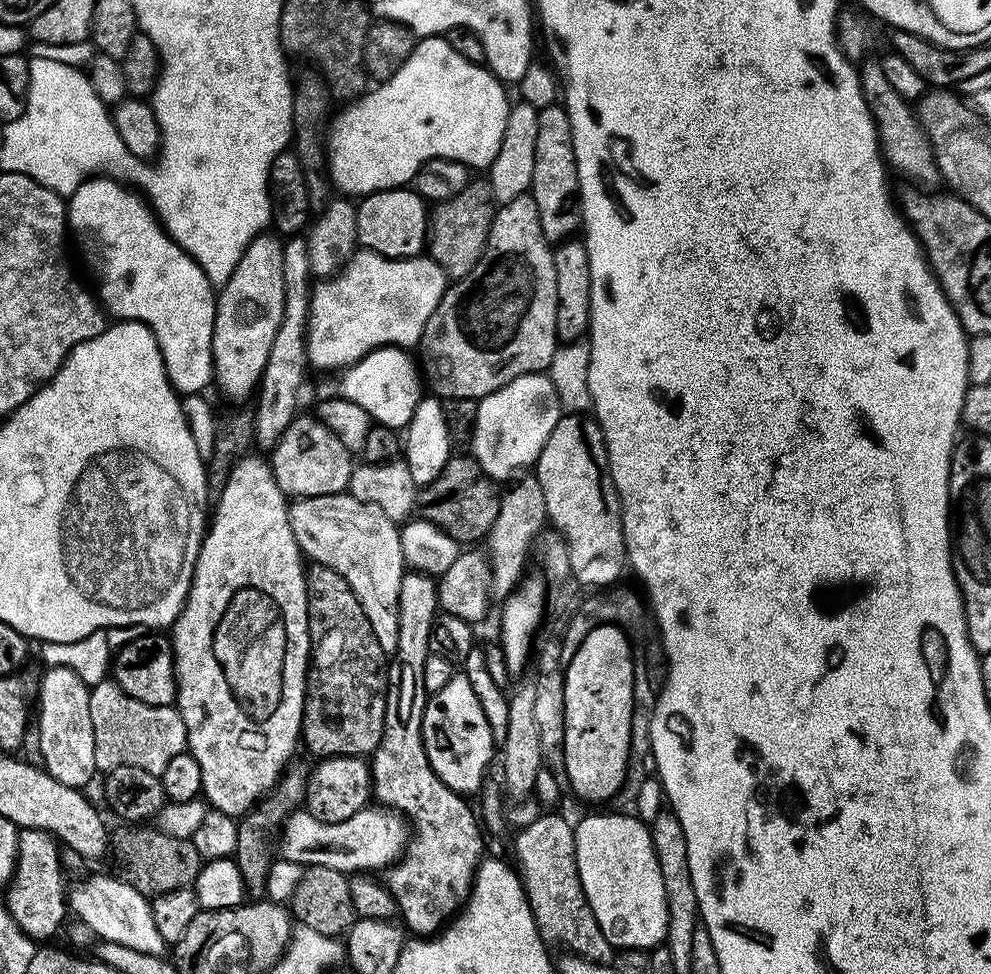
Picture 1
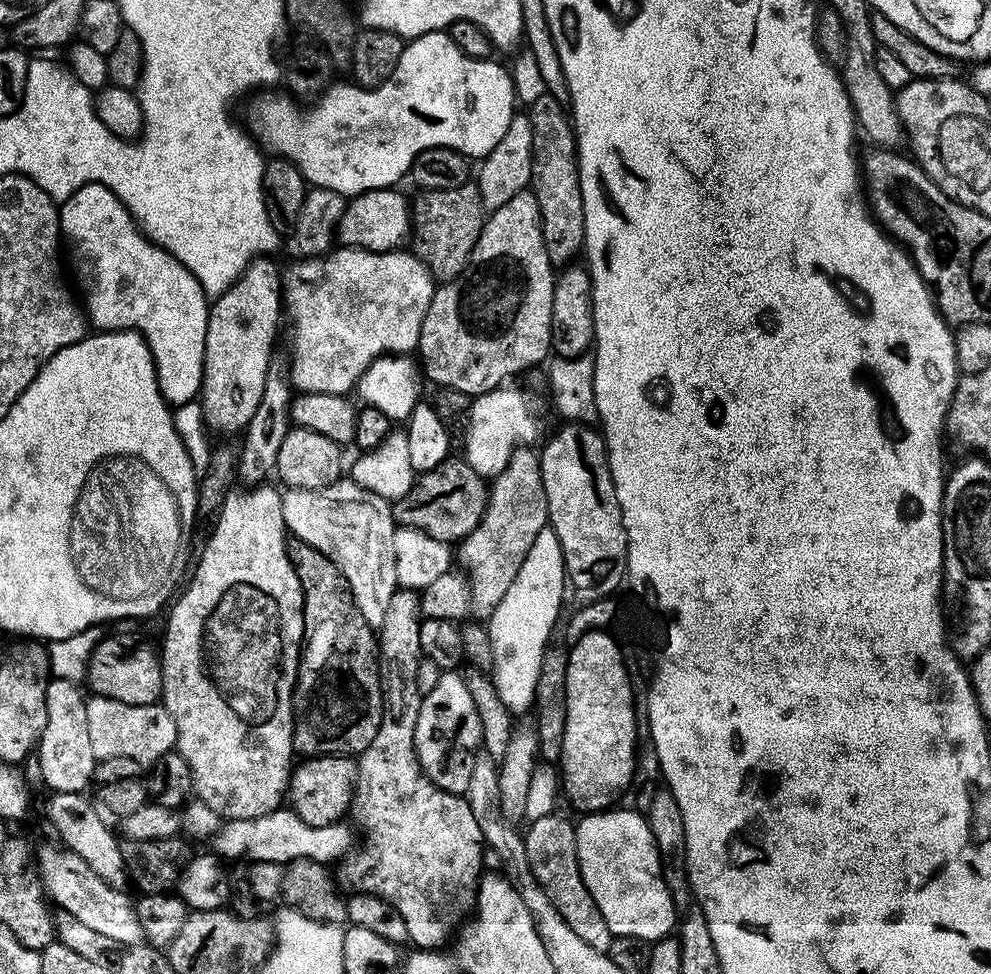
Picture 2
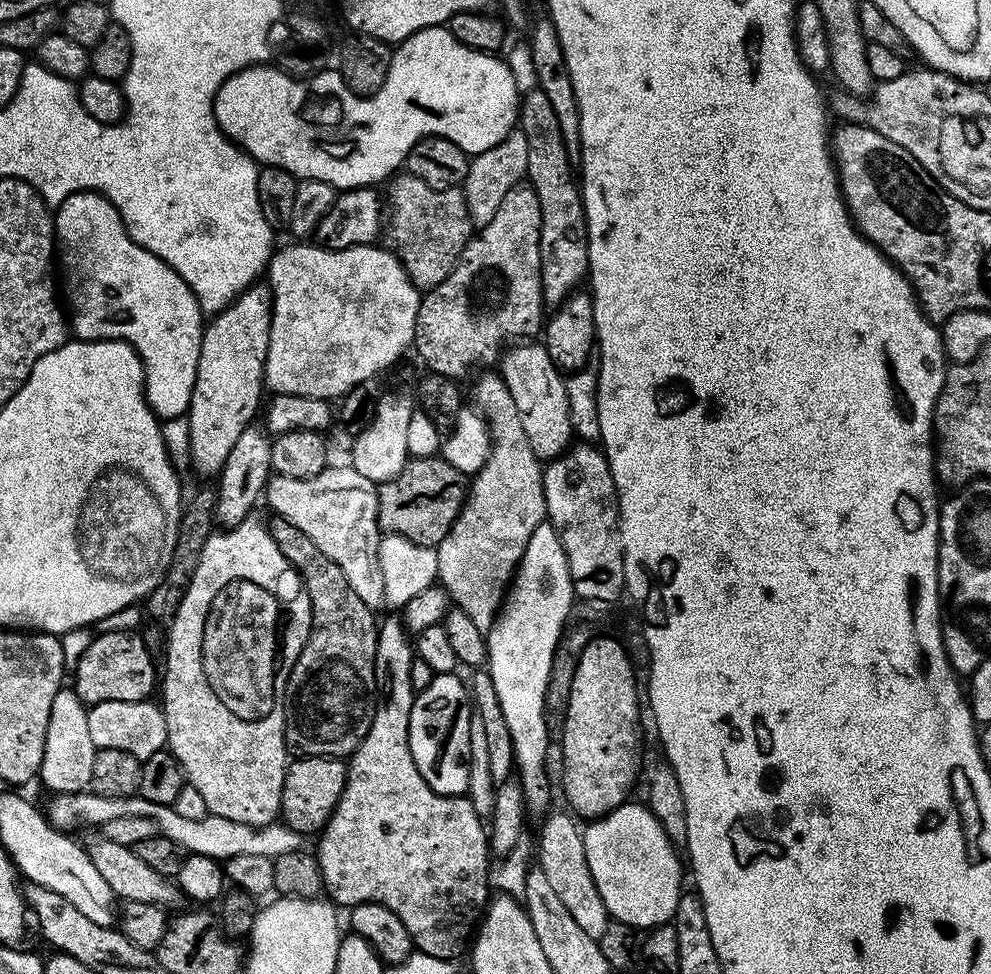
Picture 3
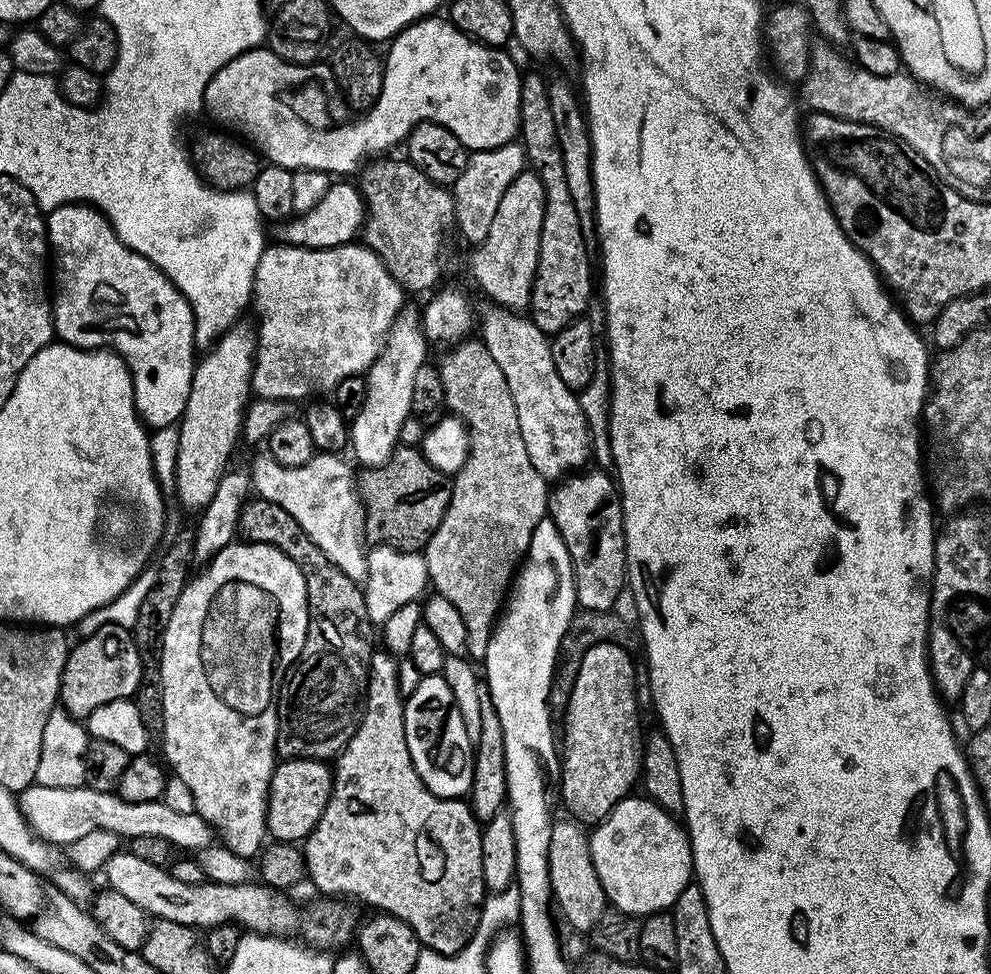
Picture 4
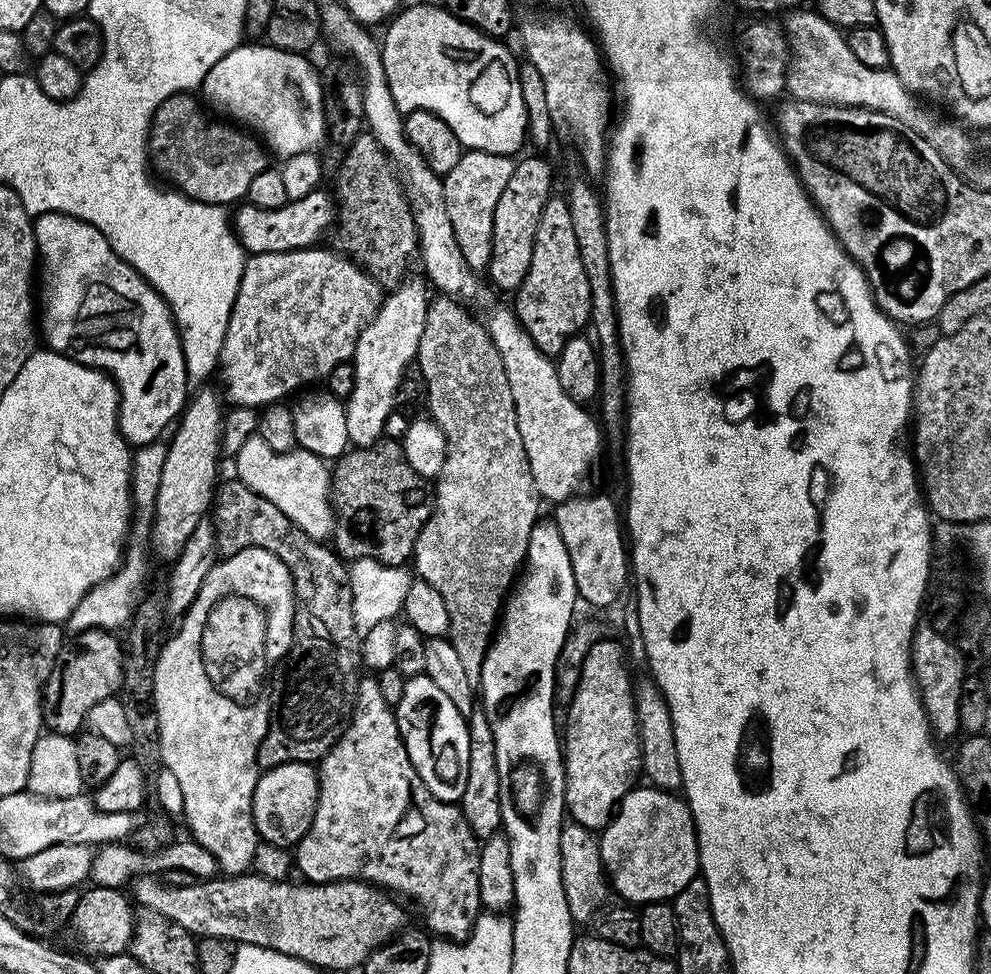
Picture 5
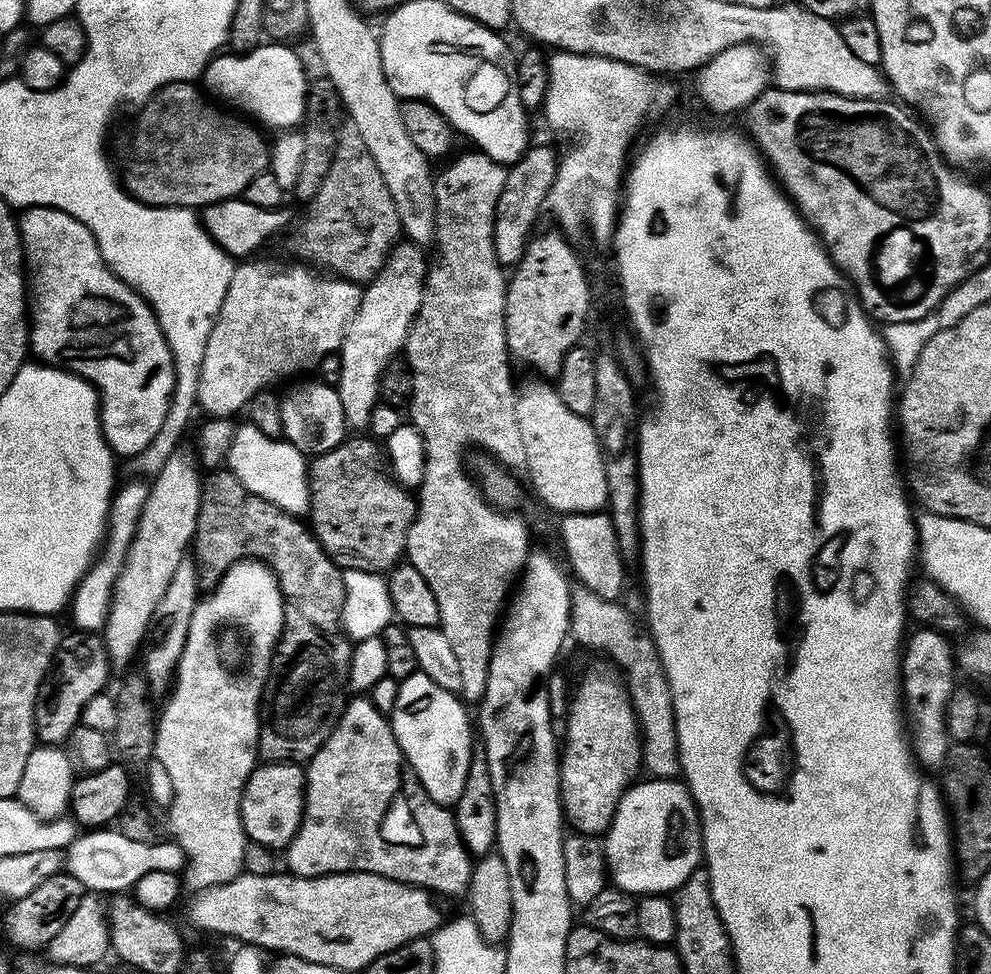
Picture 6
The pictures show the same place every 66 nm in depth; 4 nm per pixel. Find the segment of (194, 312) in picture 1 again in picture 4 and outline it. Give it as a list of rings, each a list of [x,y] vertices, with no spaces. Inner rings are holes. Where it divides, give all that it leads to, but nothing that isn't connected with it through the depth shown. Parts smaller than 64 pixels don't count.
[[[64,204],[60,208],[53,208],[46,216],[46,239],[49,249],[54,250],[54,264],[56,260],[56,284],[60,289],[55,289],[52,305],[52,327],[55,335],[63,343],[72,345],[73,348],[85,350],[111,350],[119,359],[123,360],[128,375],[132,378],[132,403],[134,412],[141,421],[145,420],[149,424],[149,429],[171,428],[183,417],[186,410],[186,402],[190,398],[192,389],[192,374],[194,363],[192,364],[192,352],[197,351],[196,347],[196,321],[192,315],[192,307],[187,302],[181,303],[182,297],[171,282],[165,278],[164,273],[159,272],[154,265],[146,258],[142,258],[138,253],[129,250],[116,237],[116,231],[112,229],[112,223],[104,217],[103,212],[87,204]]]

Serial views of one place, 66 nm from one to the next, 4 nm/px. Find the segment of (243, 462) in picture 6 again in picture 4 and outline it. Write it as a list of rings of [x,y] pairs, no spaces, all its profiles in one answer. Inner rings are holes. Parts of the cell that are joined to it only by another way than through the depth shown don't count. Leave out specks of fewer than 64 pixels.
[[[271,454],[263,455],[253,462],[252,468],[250,467],[250,484],[255,495],[261,500],[269,500],[282,506],[282,510],[286,510],[286,514],[290,514],[294,522],[302,526],[304,533],[326,553],[330,562],[337,564],[351,580],[363,581],[368,575],[370,561],[364,557],[364,505],[359,495],[354,494],[354,472],[353,476],[348,468],[340,472],[340,464],[332,454],[316,454],[310,462],[295,466],[278,462]]]

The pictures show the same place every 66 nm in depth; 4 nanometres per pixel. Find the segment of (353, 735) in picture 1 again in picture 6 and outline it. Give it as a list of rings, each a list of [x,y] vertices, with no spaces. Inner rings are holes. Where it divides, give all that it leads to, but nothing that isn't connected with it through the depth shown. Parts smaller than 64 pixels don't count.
[[[212,470],[207,473],[200,494],[200,509],[196,519],[194,559],[204,586],[215,586],[239,560],[260,560],[272,569],[280,593],[284,595],[284,631],[272,656],[272,668],[260,706],[260,742],[258,756],[264,762],[307,762],[326,742],[332,728],[344,712],[348,692],[348,667],[352,657],[353,641],[340,627],[344,601],[344,573],[322,550],[312,535],[309,525],[293,513],[266,502],[258,494],[246,490],[234,473]]]

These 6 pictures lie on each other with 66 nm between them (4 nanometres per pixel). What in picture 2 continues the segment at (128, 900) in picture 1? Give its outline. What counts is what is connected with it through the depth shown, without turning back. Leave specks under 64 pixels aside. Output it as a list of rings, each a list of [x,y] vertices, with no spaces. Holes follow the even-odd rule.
[[[63,846],[44,848],[40,852],[38,871],[47,895],[56,899],[57,909],[74,914],[86,926],[98,930],[98,934],[106,934],[106,938],[114,938],[114,942],[138,944],[144,940],[144,931],[138,922],[135,903],[119,887],[108,884],[78,854],[68,851]]]

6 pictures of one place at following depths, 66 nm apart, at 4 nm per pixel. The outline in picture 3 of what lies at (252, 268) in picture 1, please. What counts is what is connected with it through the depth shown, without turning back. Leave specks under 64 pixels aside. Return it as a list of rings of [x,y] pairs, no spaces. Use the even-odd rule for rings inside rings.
[[[267,283],[251,284],[241,296],[230,306],[226,306],[215,313],[205,323],[202,342],[200,343],[200,357],[198,358],[198,374],[194,382],[194,390],[187,410],[188,425],[190,426],[190,454],[191,467],[196,468],[200,476],[219,477],[224,468],[230,450],[234,450],[234,442],[242,430],[257,419],[256,411],[261,411],[260,395],[266,392],[264,383],[264,363],[270,346],[270,326],[272,325],[272,289]]]

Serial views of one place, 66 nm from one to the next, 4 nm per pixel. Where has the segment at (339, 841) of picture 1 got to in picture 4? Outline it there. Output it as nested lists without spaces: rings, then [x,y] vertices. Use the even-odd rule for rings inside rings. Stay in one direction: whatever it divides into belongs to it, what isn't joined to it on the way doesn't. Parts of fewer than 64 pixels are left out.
[[[33,786],[27,789],[24,798],[22,811],[29,825],[34,826],[35,831],[44,838],[72,836],[73,841],[78,841],[91,836],[93,832],[103,830],[105,832],[119,832],[124,838],[157,836],[177,849],[204,850],[210,844],[208,841],[209,829],[195,811],[190,814],[178,814],[178,810],[170,810],[170,806],[166,806],[160,800],[131,804],[125,800],[113,798],[107,792],[96,792],[87,786],[82,788]],[[112,798],[113,800],[111,800]],[[64,812],[68,812],[68,816]]]

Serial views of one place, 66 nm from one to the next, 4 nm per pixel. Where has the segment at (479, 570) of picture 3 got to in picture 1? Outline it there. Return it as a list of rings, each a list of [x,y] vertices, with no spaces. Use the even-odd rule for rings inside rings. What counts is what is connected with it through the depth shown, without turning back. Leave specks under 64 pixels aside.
[[[524,474],[519,480],[520,485],[517,488],[503,489],[498,518],[494,518],[492,529],[486,537],[486,555],[492,568],[492,594],[500,602],[507,600],[516,591],[526,570],[524,562],[528,558],[528,546],[531,542],[533,545],[534,539],[548,520],[546,498],[542,498],[542,486],[538,486],[535,475]]]

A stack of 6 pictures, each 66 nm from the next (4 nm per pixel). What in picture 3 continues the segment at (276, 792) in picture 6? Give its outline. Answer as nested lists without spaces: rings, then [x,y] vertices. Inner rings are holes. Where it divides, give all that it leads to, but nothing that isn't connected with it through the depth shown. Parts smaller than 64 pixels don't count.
[[[305,756],[293,759],[288,765],[288,773],[284,775],[282,786],[280,816],[283,823],[301,834],[319,833],[338,806],[347,777],[345,761],[335,756]]]

